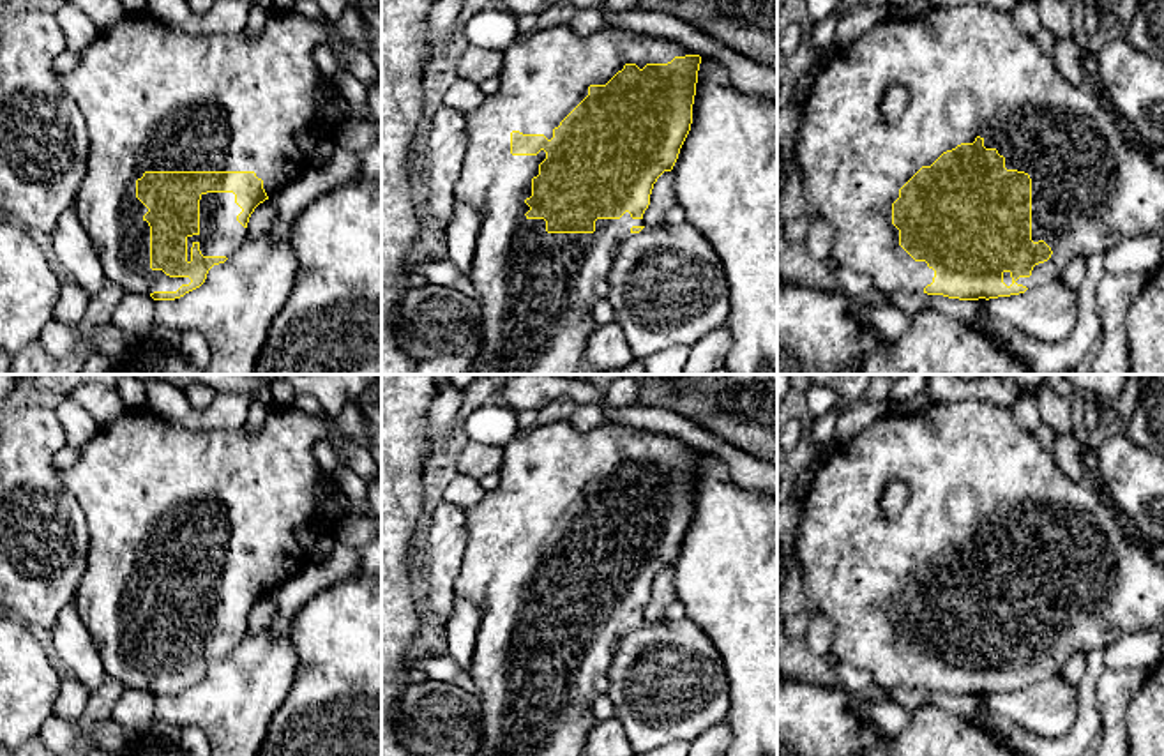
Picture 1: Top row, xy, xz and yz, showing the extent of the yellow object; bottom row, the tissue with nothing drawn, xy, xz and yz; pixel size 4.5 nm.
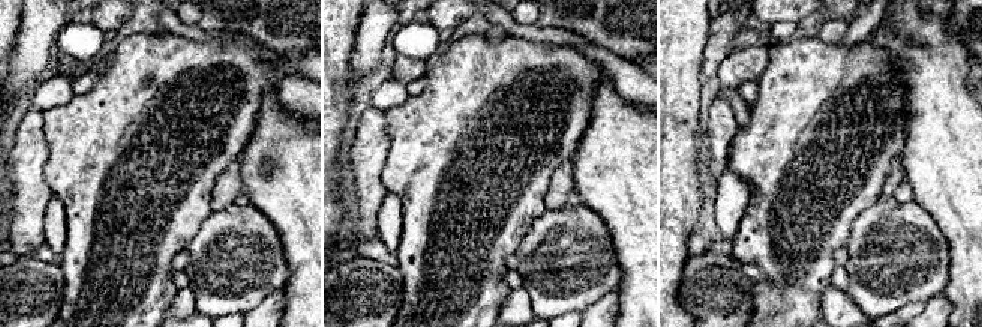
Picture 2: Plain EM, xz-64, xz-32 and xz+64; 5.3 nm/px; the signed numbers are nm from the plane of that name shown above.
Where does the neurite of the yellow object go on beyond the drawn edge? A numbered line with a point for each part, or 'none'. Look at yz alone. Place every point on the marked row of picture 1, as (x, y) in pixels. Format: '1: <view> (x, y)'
1: yz (968, 69)

